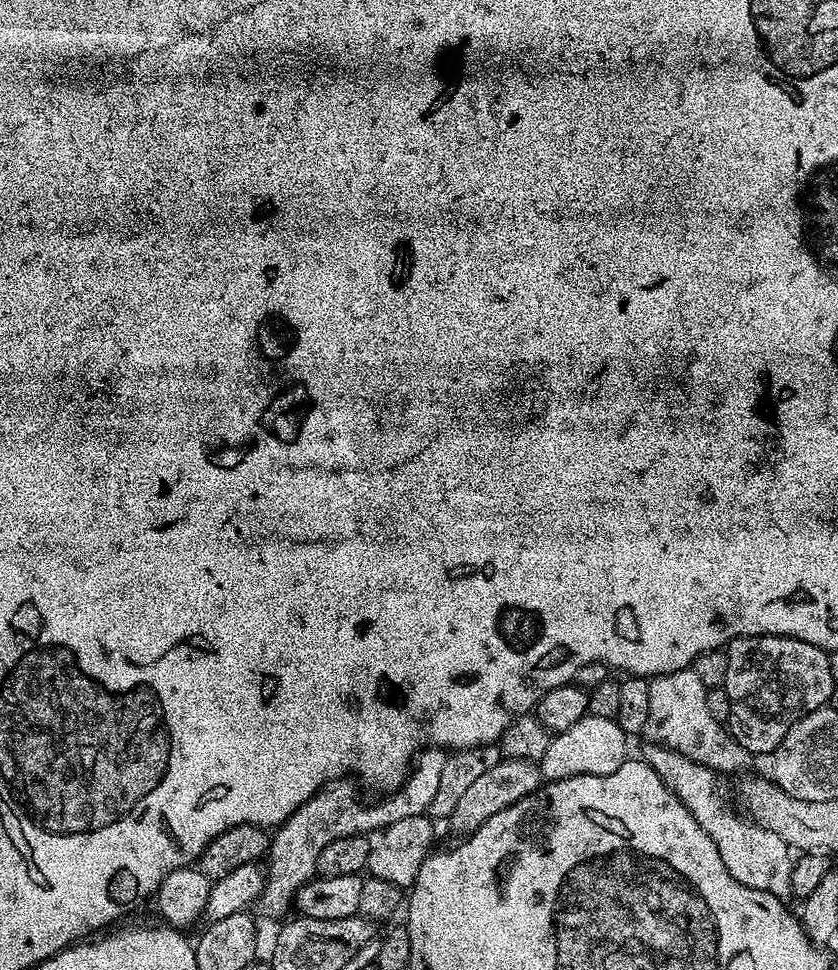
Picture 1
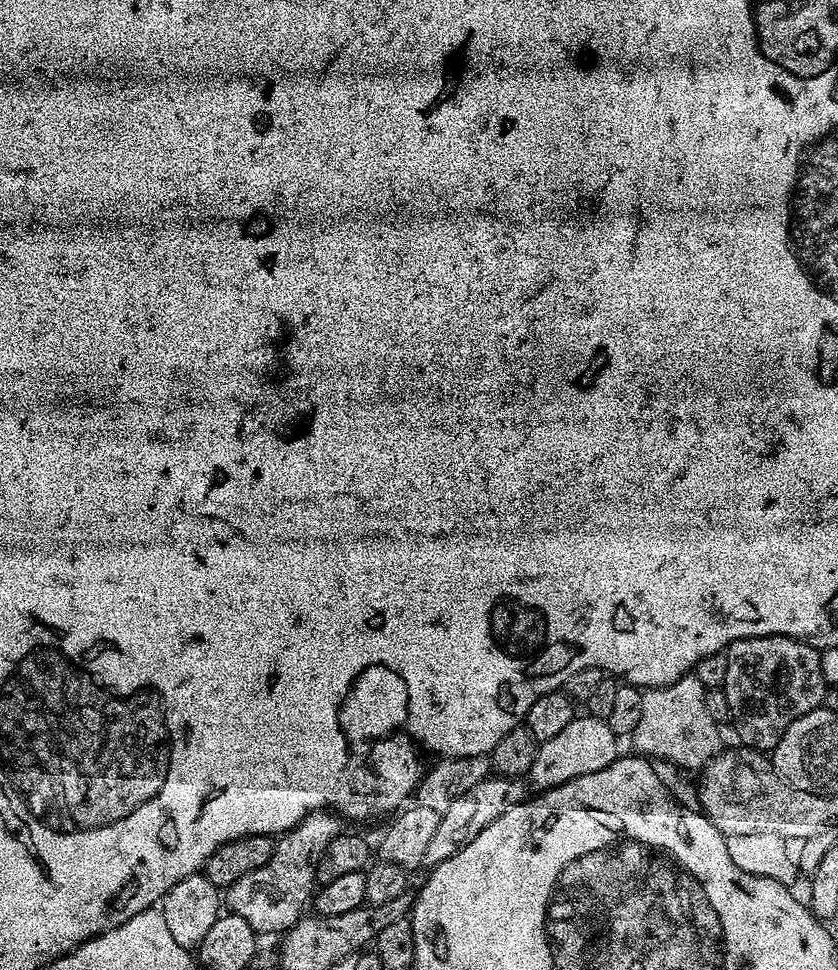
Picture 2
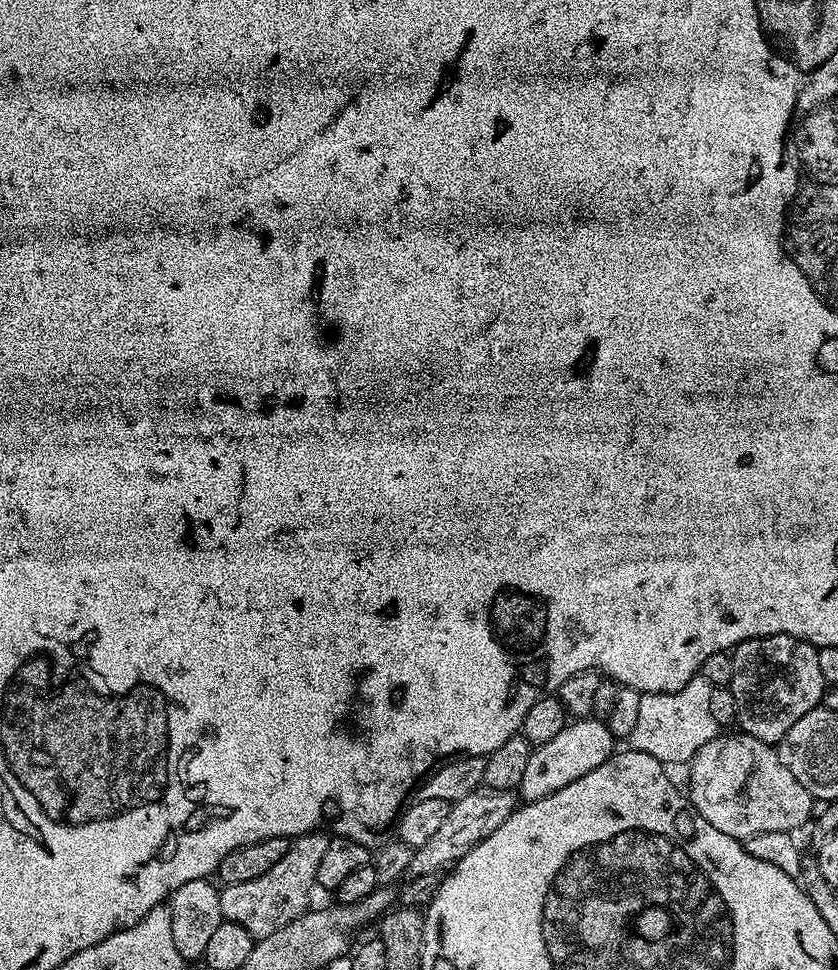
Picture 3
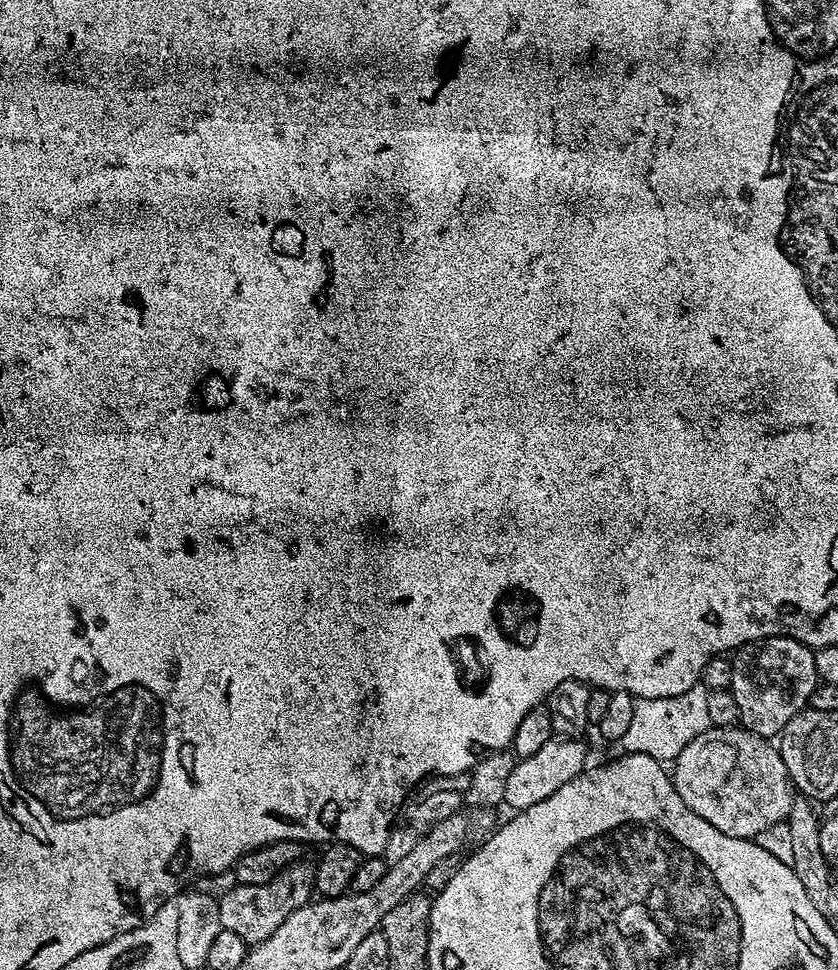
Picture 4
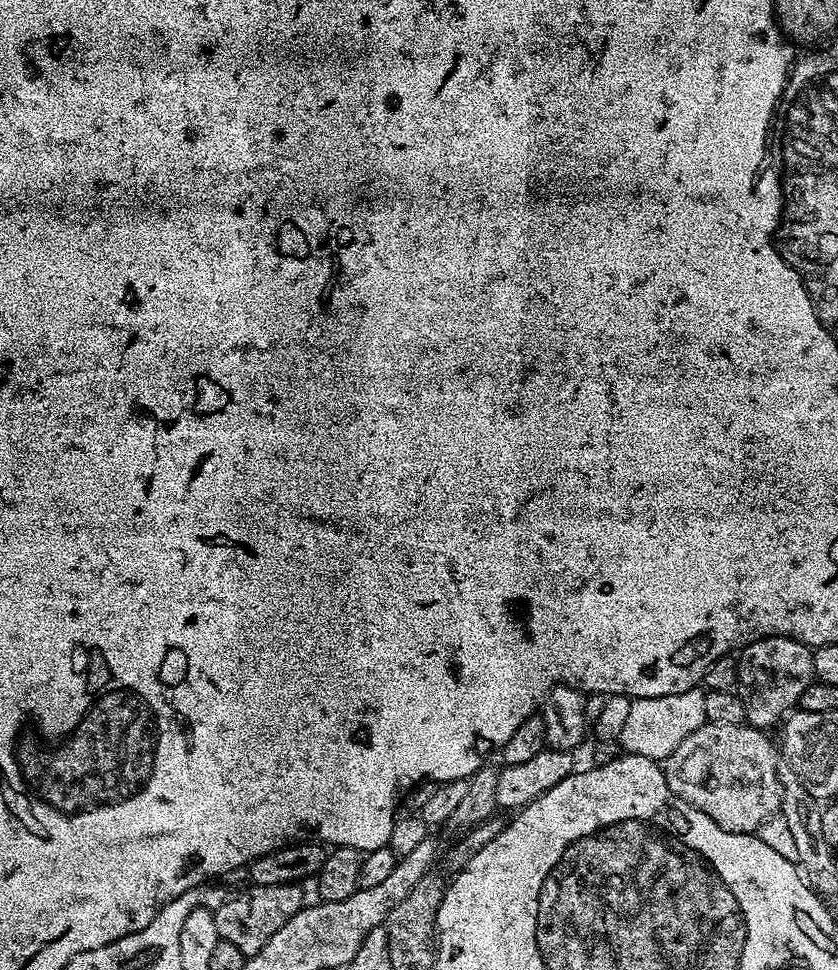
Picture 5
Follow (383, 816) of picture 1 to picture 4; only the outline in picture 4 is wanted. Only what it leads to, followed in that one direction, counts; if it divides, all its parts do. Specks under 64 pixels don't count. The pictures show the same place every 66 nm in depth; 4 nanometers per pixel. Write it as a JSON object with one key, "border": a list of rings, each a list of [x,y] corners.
{"border":[[[299,862],[288,868],[282,869],[270,882],[262,885],[242,885],[237,883],[225,896],[219,897],[220,901],[220,926],[238,934],[242,942],[256,945],[262,943],[294,910],[298,910],[303,904],[309,903],[314,896],[314,868],[311,863]]]}

